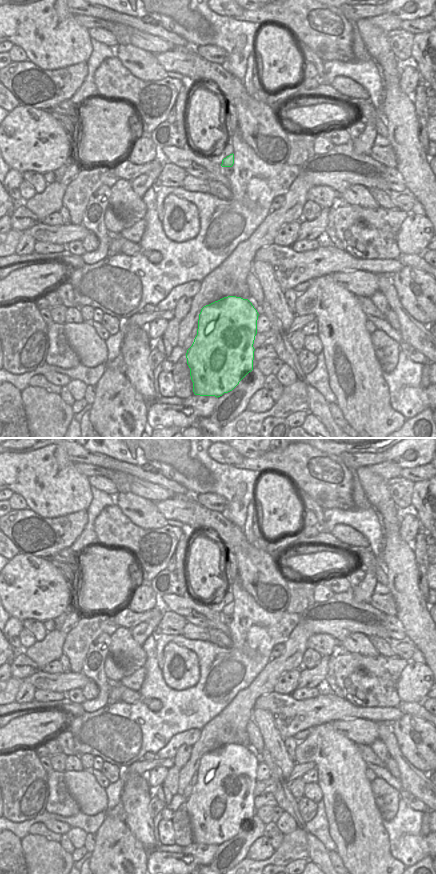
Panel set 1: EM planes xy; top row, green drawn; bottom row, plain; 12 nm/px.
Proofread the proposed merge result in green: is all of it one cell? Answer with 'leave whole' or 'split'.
leave whole

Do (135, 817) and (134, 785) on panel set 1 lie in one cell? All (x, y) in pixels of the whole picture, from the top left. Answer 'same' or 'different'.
same

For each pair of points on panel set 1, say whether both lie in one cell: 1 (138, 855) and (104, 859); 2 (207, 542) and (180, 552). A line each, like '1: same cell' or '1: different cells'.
1: same cell
2: different cells

